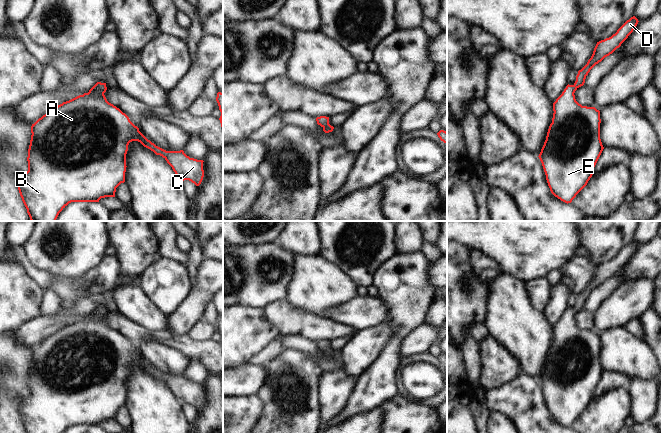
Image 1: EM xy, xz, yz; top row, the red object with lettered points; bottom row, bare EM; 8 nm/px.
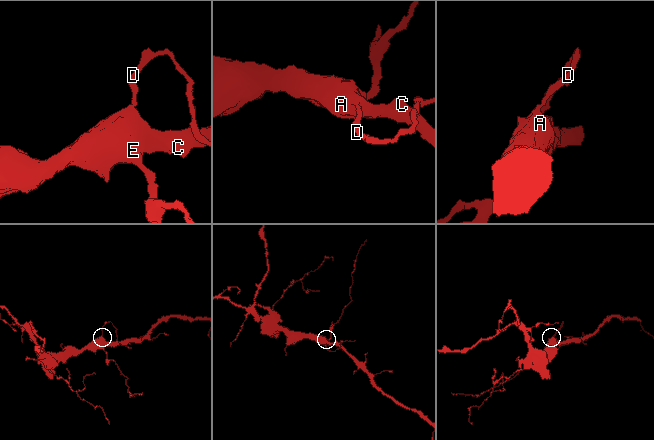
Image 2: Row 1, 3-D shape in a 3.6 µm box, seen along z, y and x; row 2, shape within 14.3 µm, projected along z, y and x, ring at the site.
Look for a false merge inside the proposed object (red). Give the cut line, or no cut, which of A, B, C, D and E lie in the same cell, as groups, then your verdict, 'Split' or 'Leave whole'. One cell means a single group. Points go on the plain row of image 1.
No split. Groups: A B C D E. Leave whole

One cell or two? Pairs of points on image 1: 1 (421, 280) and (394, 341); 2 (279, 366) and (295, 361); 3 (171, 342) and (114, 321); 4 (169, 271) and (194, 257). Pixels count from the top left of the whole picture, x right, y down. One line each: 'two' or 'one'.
1: one
2: one
3: one
4: two

